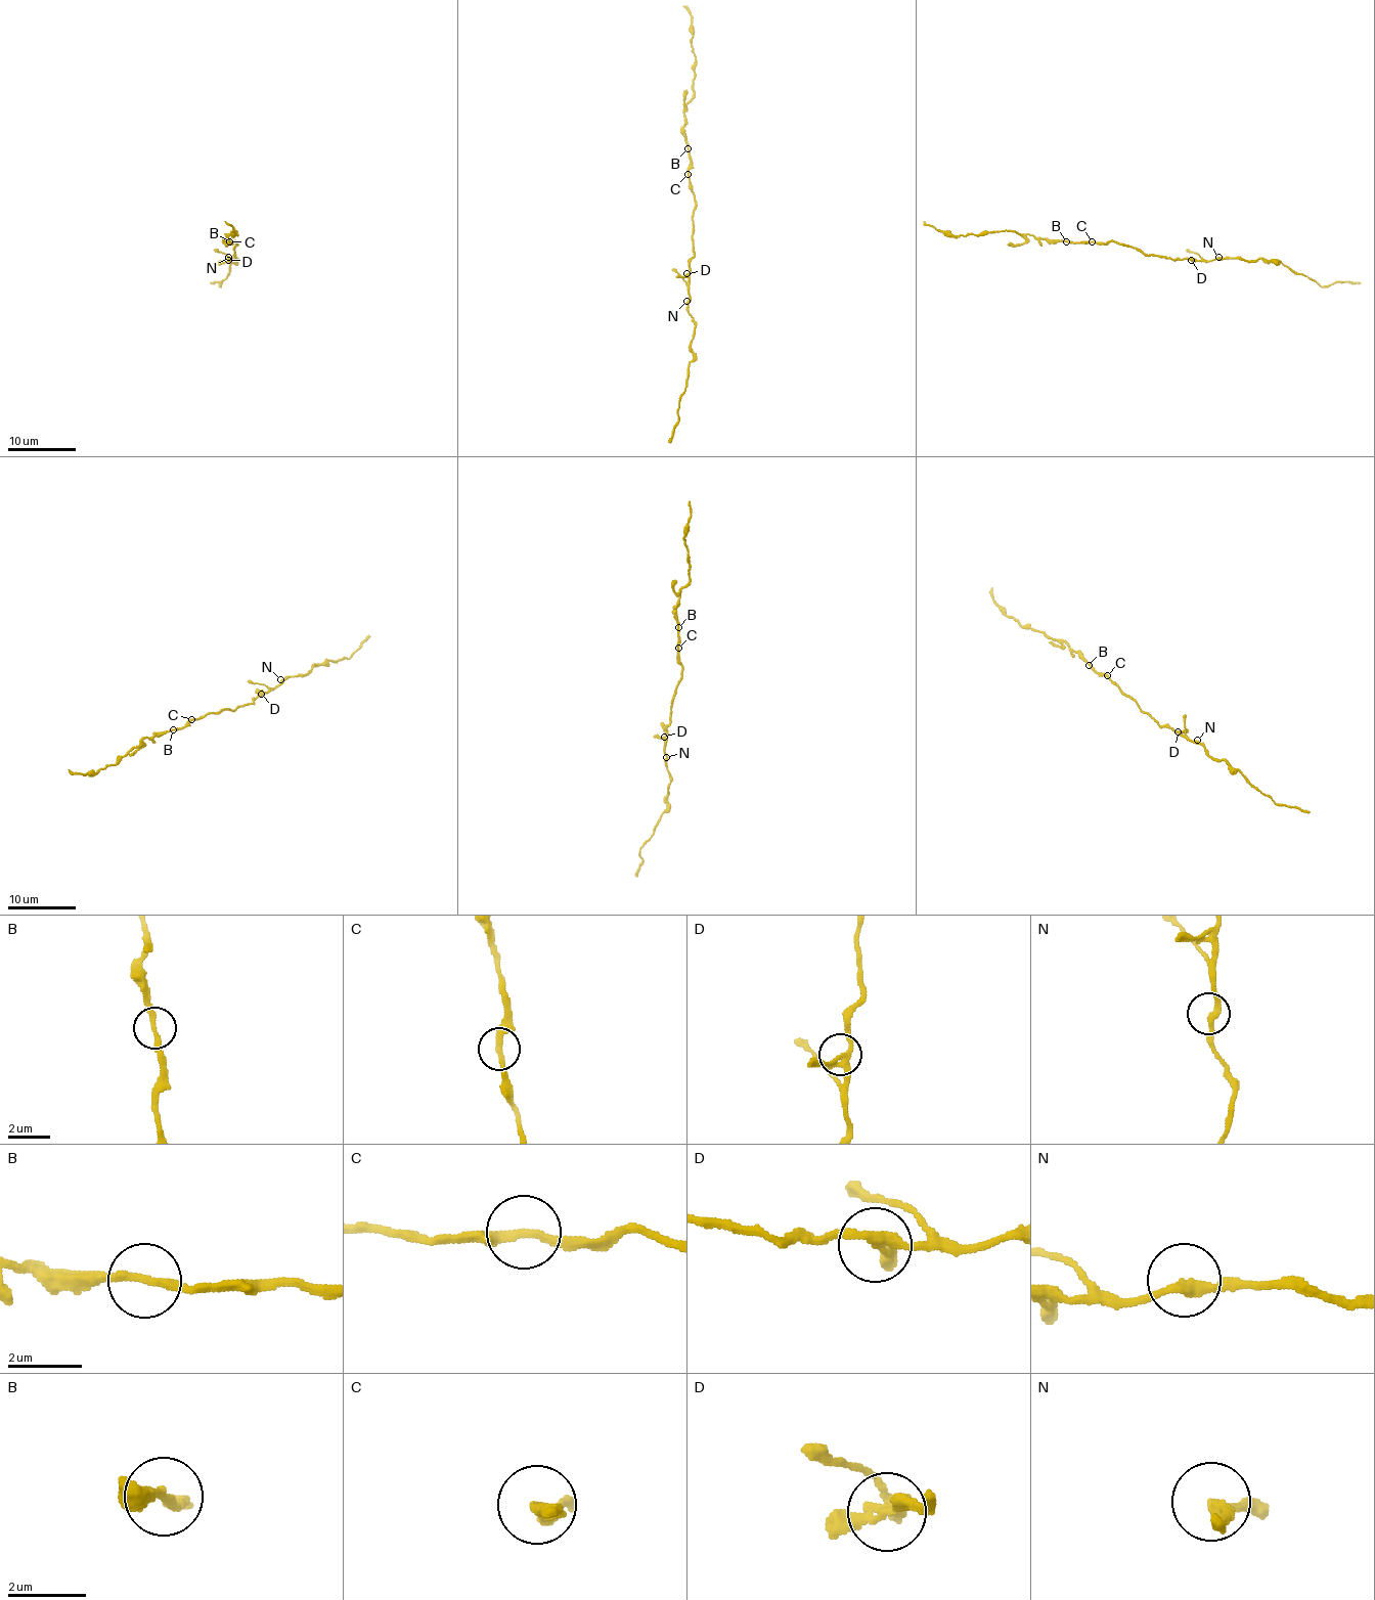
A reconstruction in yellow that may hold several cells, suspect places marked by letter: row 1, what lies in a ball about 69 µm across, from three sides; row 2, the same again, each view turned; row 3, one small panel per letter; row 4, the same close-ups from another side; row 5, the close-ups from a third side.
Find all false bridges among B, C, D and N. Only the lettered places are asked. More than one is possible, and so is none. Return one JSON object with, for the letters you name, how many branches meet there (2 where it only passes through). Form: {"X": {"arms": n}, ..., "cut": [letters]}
{"B": {"arms": 2}, "cut": ["B"]}

